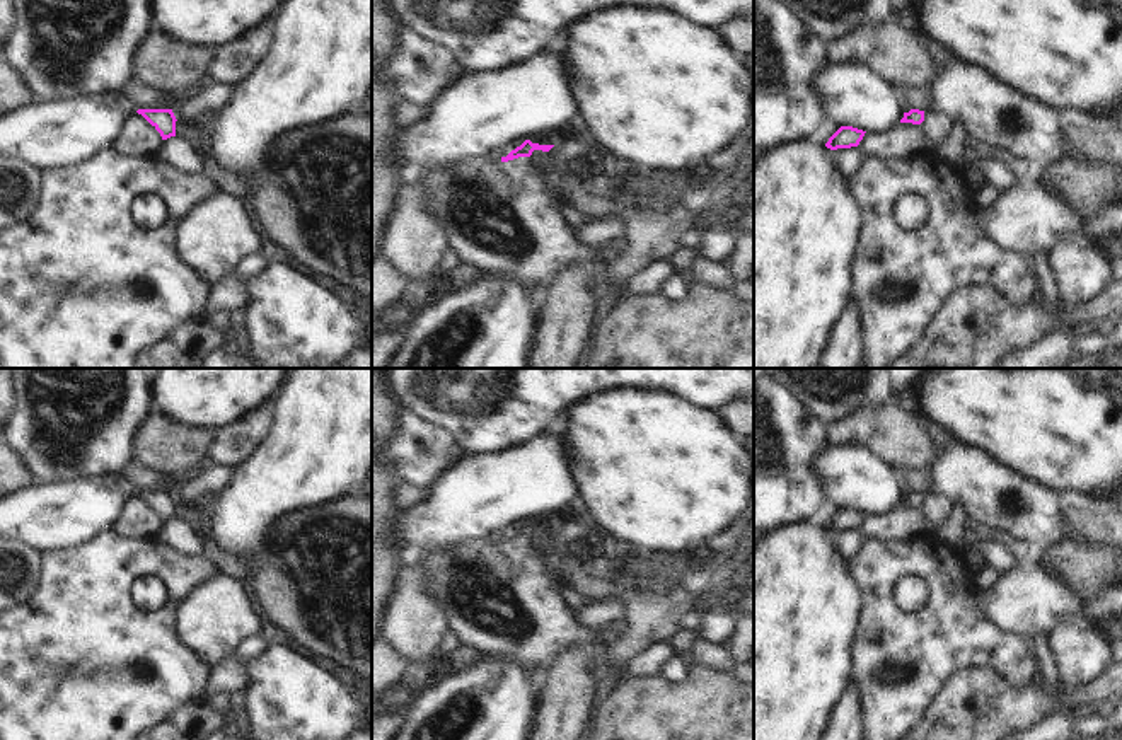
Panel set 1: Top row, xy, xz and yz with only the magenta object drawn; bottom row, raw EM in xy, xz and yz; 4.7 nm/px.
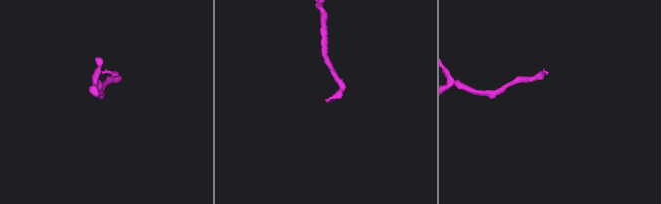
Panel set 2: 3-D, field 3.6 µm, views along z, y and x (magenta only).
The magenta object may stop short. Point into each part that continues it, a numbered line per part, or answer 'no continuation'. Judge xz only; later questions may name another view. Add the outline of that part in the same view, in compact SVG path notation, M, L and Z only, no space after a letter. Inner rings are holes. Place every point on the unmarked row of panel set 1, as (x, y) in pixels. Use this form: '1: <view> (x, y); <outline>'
1: xz (507, 602); M479 539L476 558L469 563L455 551L445 554L433 547L409 559L418 571L430 575L433 593L452 617L452 634L479 655L510 656L530 668L549 668L568 648L599 639L597 629L581 622L563 597L564 581L554 575L547 559L539 558L530 539L503 544L501 539Z

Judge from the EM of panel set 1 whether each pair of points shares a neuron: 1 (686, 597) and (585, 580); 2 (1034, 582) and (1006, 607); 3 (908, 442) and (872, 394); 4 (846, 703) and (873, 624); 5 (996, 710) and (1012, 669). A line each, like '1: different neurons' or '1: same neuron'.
1: same neuron
2: same neuron
3: different neurons
4: different neurons
5: different neurons

